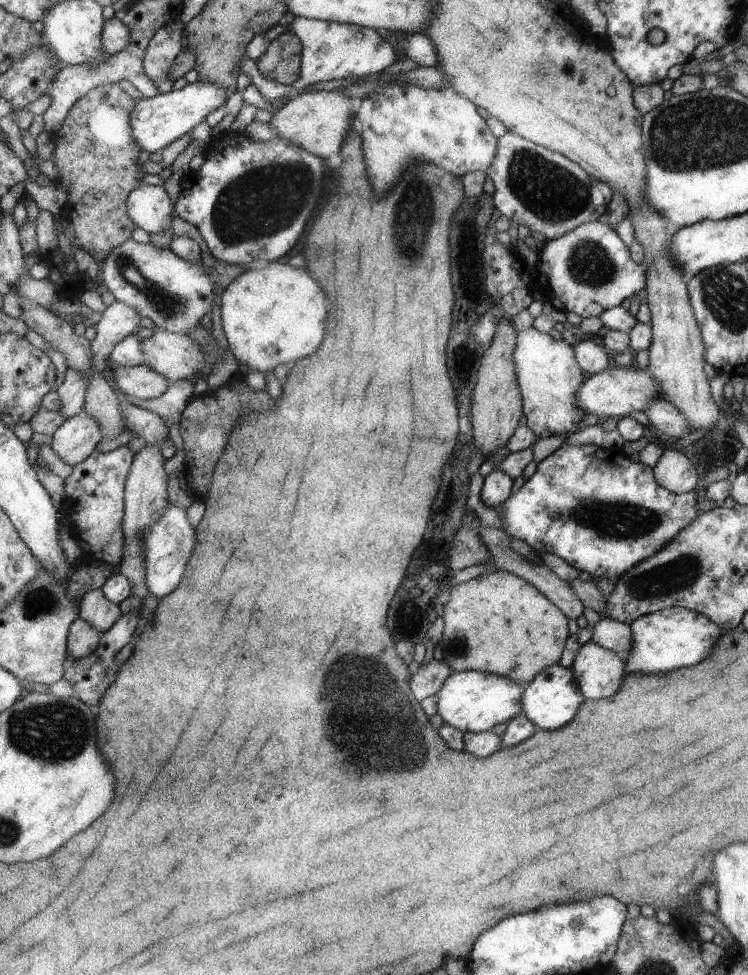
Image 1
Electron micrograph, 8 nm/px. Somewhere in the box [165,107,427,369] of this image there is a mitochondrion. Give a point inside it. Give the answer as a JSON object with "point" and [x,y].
{"point":[252,207]}

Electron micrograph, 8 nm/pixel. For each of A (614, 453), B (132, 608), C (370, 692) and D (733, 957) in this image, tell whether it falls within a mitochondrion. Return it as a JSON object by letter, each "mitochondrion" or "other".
{"A":"other","B":"other","C":"mitochondrion","D":"other"}

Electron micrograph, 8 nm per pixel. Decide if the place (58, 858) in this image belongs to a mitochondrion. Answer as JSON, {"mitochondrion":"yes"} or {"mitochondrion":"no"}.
{"mitochondrion":"no"}

